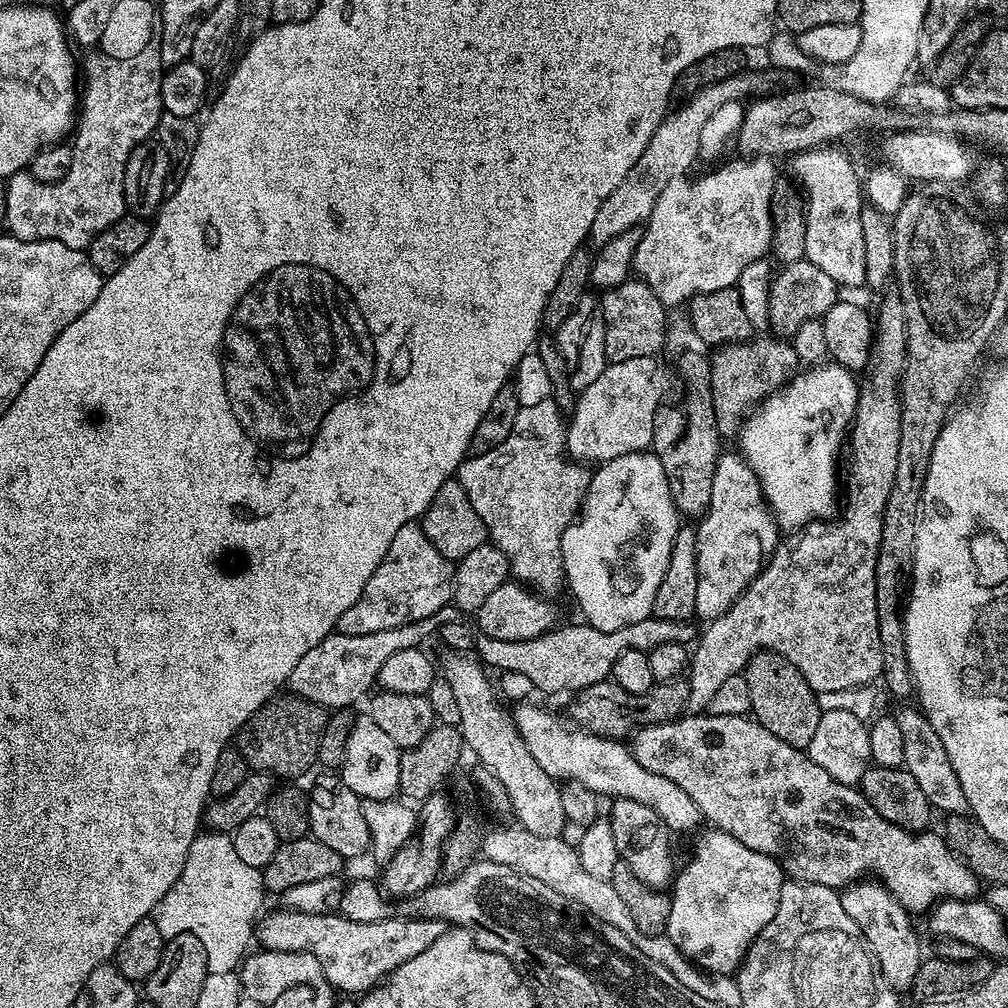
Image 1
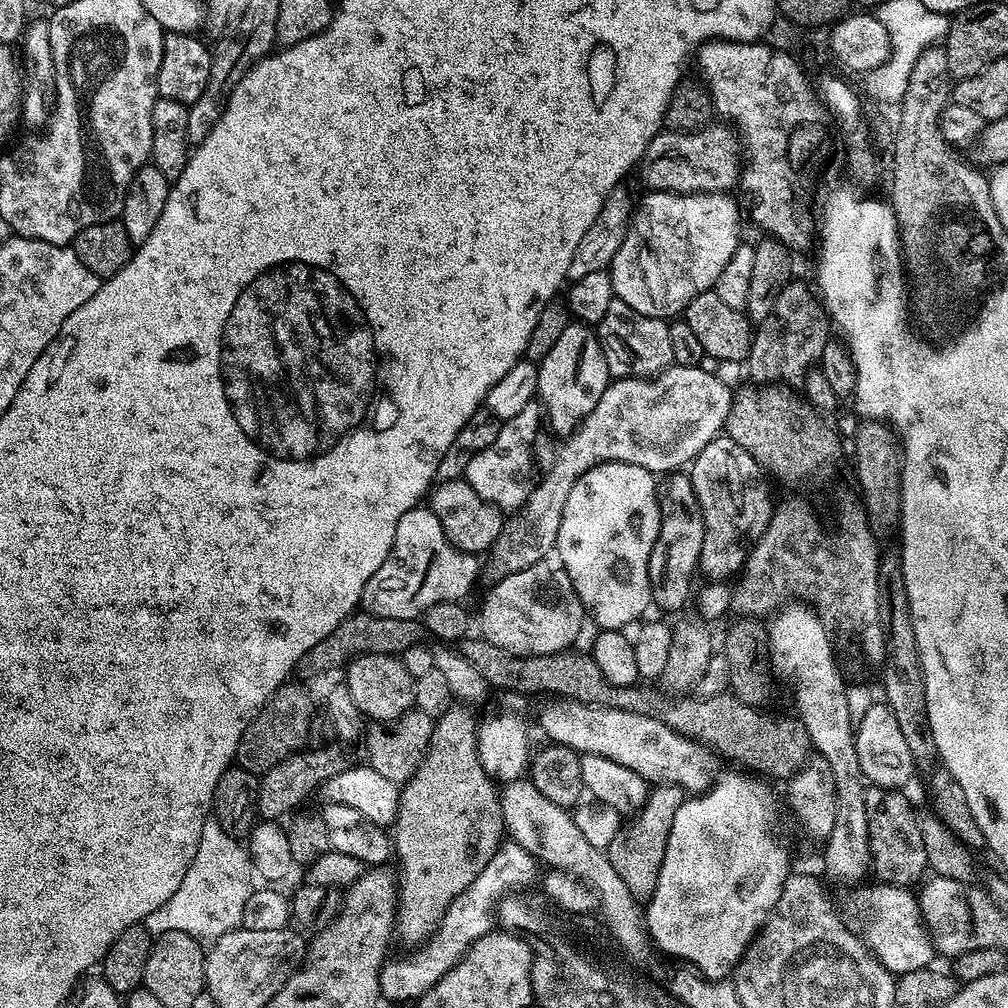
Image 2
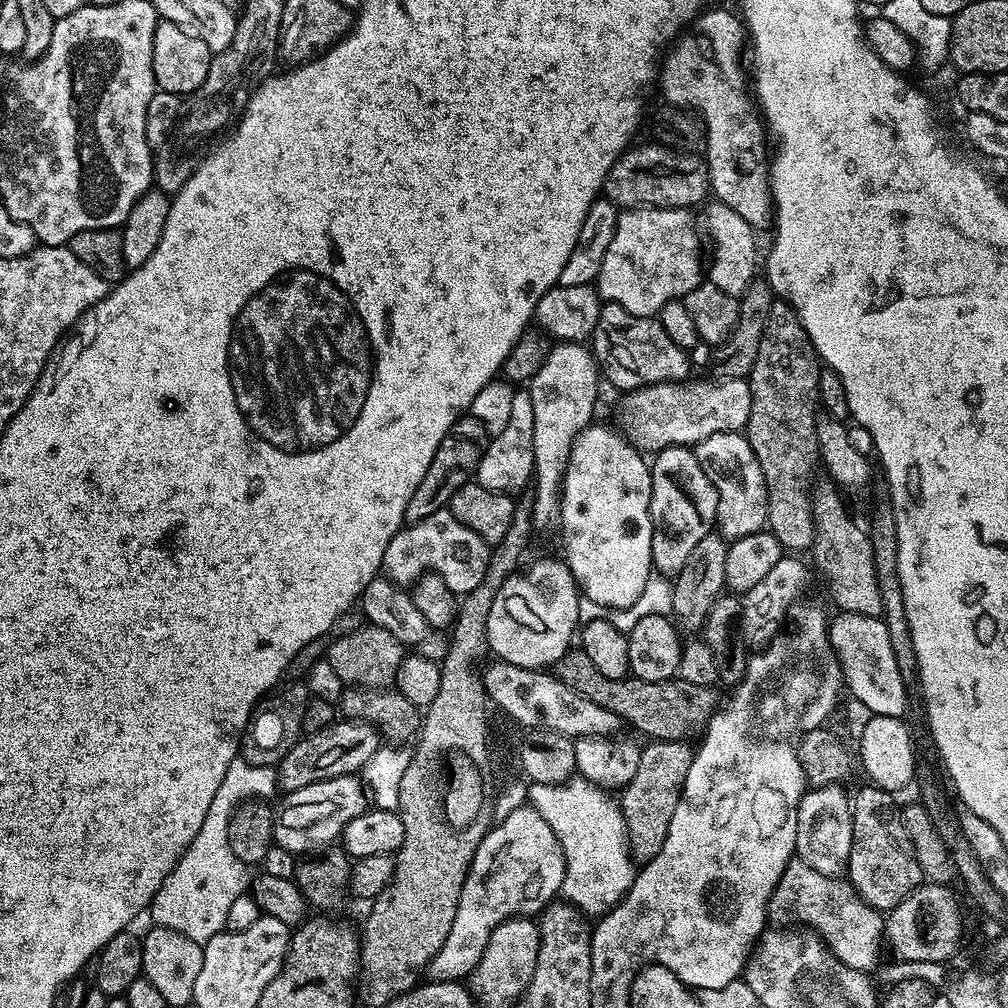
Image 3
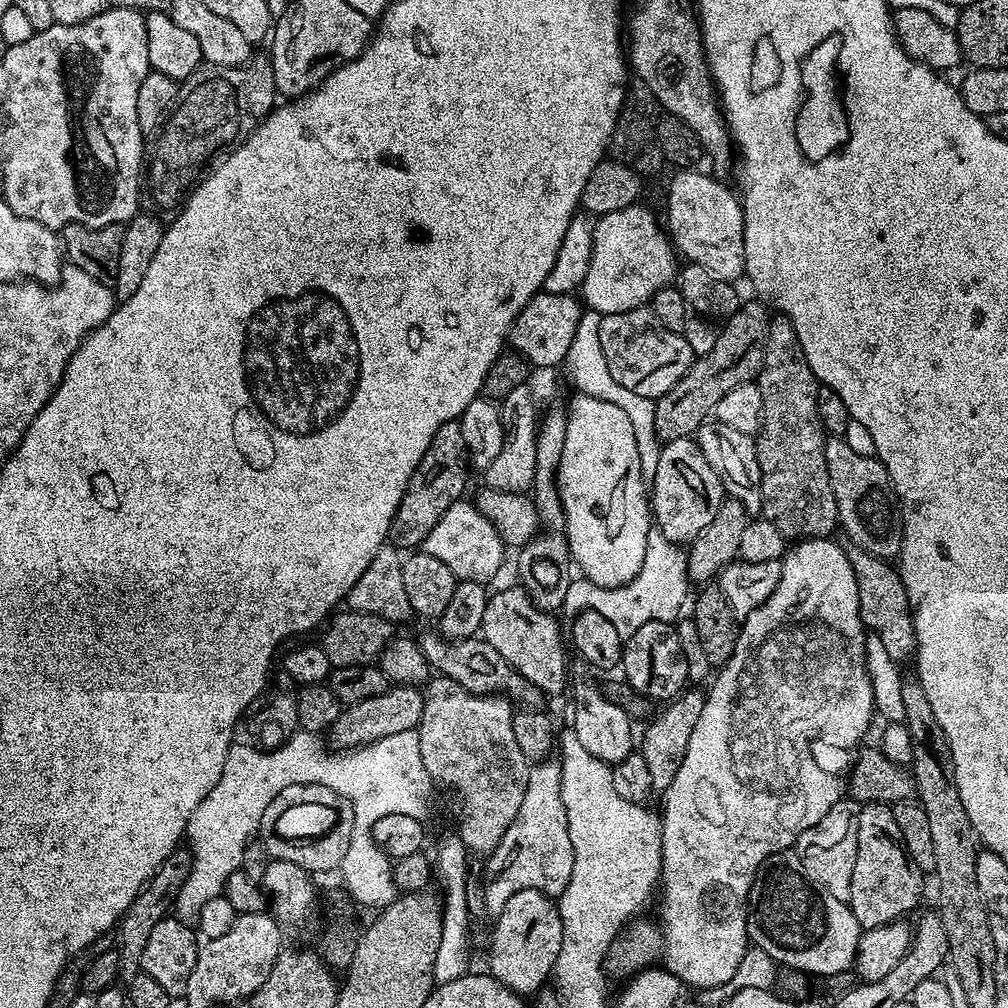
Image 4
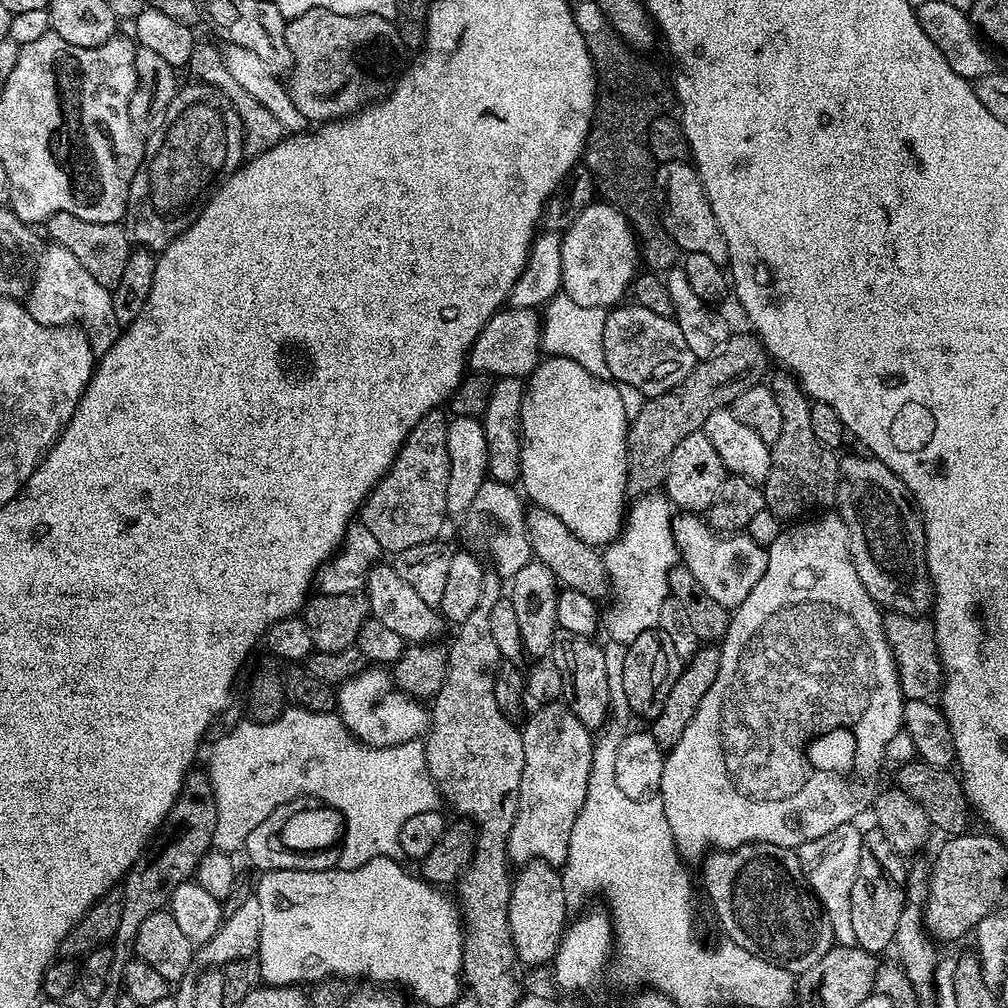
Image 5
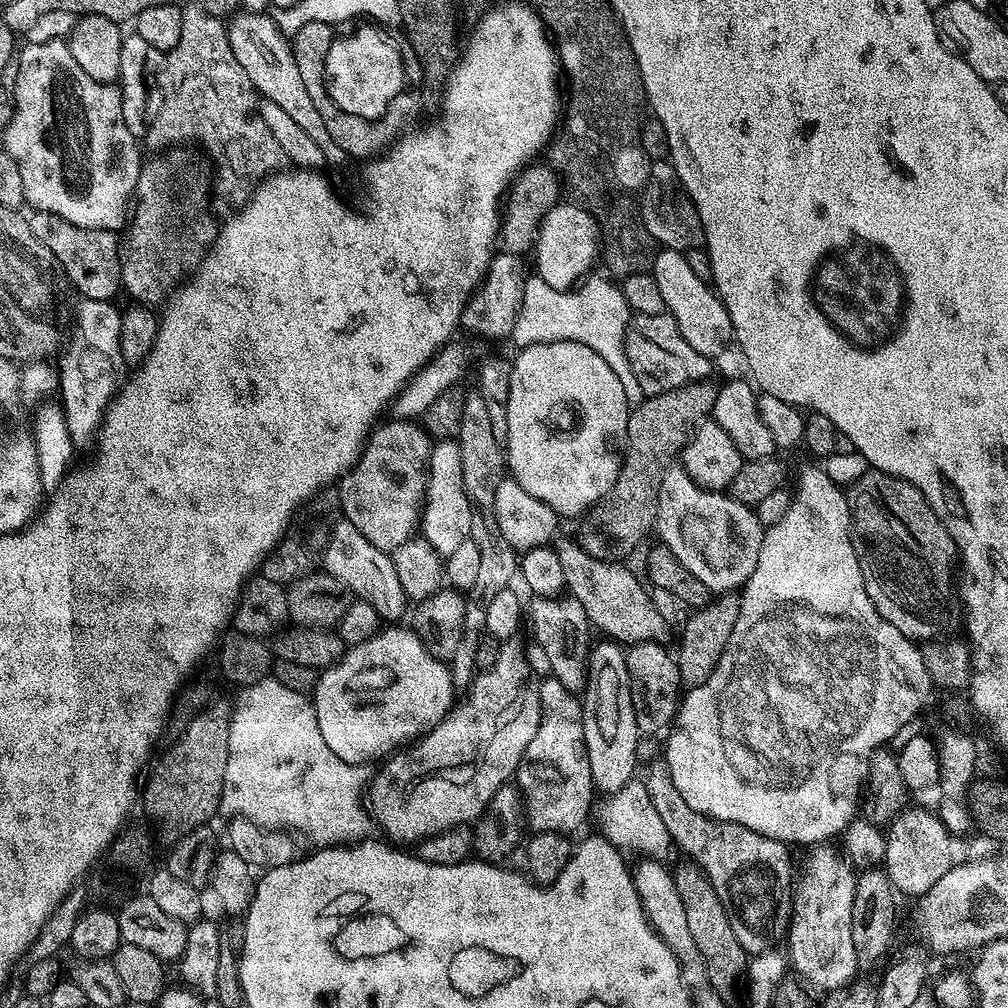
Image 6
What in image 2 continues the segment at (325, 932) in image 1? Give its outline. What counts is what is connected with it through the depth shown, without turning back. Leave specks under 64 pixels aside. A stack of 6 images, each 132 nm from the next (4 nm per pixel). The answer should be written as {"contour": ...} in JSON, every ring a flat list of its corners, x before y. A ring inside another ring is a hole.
{"contour":[[513,842,501,843,499,850,494,854,494,858,490,858,490,862,486,862,482,874,478,874,478,878,474,878,474,882,470,882,470,886,466,886,466,890,462,894,458,894,458,898,454,898,454,902,450,902,450,906,444,916,441,917,440,924,437,925,435,931,419,945,421,948,418,949,417,952,410,953,409,956,402,957,401,960,389,959,384,967,381,968,381,997,383,997,385,1001,419,1001,424,993,429,992,429,990,460,961,461,957,468,952,468,948,471,944,476,942,478,938,482,938,486,933,493,931,494,905,499,901,500,897,505,895,509,890,518,890,523,886,531,885,528,883,535,878,536,867,538,867,537,859,524,850,522,846]]}

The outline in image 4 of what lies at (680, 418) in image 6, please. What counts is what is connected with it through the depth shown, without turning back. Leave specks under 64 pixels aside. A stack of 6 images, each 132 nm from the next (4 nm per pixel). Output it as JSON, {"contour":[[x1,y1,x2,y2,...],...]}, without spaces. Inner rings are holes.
{"contour":[[745,299,732,316,723,321,716,333,716,341,705,356,696,356,688,373,666,394,656,401,654,410,654,430,661,442,691,437,715,413,718,402,743,384,751,384,762,370,764,343,768,333,770,312,759,299]]}

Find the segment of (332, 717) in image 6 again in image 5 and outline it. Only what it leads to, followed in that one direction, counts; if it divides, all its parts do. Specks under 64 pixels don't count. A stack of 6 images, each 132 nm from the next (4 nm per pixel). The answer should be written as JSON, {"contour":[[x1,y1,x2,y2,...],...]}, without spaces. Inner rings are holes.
{"contour":[[380,666,365,667,363,672,359,672,354,678,350,678,346,683,339,685,338,715,340,721,347,726,349,732,361,744,366,744,373,748,389,748,402,742,419,740,430,728,429,709,421,701,417,700,415,696,408,696,401,688,398,688,393,677]]}

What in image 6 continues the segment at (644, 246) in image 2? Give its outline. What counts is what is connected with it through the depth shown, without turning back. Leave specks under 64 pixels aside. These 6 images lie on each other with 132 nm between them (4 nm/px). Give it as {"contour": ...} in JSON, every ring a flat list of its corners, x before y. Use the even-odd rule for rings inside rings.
{"contour":[[561,202,552,207,550,214,546,214,540,227,540,237,536,240,534,249,534,272,539,280,546,282,546,286,554,286,554,290,566,292,573,289,592,270,592,263,595,260,597,263,601,252,600,225,596,219,575,202]]}

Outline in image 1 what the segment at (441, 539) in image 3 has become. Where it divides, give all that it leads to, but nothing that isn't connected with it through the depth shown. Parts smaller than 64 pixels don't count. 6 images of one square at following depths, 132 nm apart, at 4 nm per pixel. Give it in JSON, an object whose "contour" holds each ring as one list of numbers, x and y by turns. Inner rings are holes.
{"contour":[[413,522,402,526,398,534,394,534,394,542,390,542,390,550,386,550,386,558,374,570,370,582,366,582,366,590,362,590,362,598,342,614,336,623,336,631,342,634,374,634,374,630,390,630,394,626,406,626,410,622,418,622,427,616,437,615,439,608,449,607,452,599,453,561,447,560,438,550,434,550,434,542,426,538,423,527]]}

